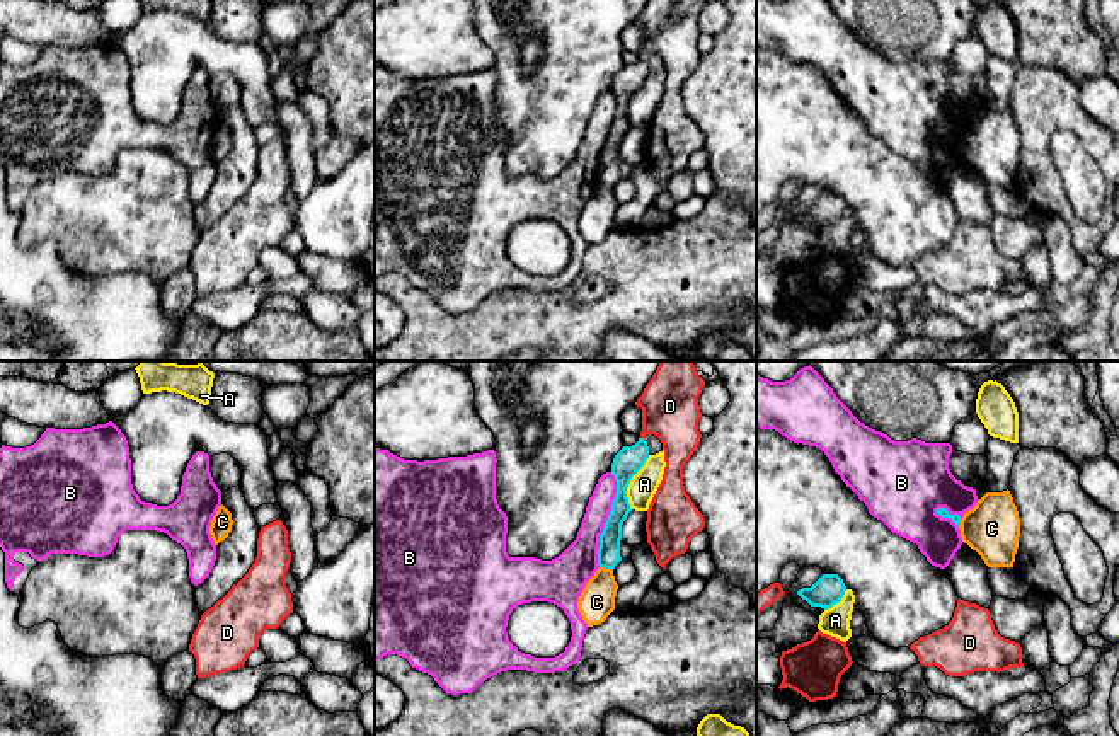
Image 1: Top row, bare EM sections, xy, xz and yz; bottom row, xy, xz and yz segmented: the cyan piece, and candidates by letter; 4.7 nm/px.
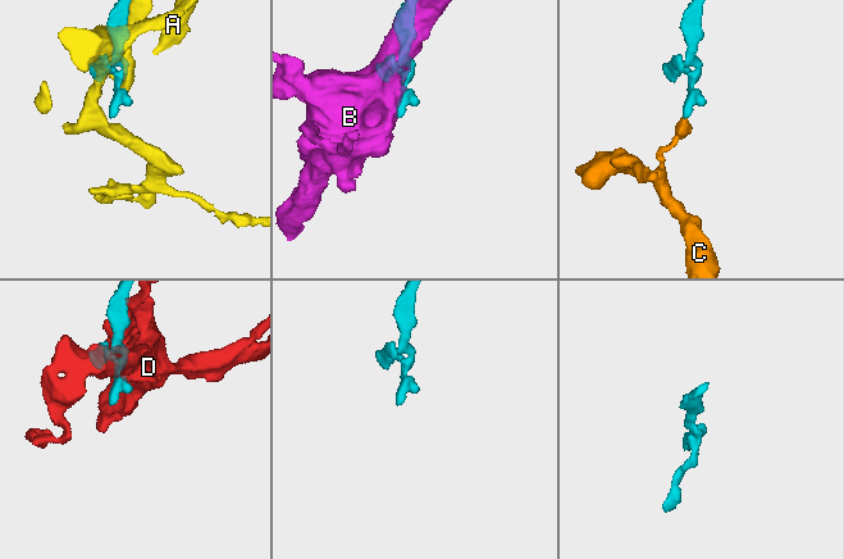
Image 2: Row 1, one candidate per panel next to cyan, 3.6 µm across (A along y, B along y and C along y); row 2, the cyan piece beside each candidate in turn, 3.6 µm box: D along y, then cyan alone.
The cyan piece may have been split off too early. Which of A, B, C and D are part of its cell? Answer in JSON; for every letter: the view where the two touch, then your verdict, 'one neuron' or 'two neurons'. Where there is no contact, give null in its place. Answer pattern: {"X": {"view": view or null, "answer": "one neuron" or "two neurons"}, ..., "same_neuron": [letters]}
{"A": {"view": "xz", "answer": "two neurons"}, "B": {"view": "xz", "answer": "two neurons"}, "C": {"view": "xz", "answer": "two neurons"}, "D": {"view": "xz", "answer": "two neurons"}, "same_neuron": []}

